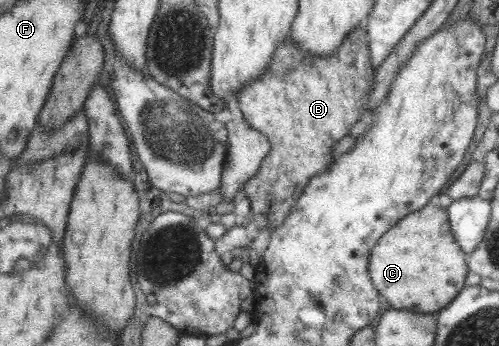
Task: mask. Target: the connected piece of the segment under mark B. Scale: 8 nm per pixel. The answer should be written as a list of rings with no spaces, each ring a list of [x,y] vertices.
[[[363,20],[360,25],[358,25],[353,31],[346,34],[346,38],[342,41],[342,44],[337,48],[335,53],[328,55],[327,57],[316,57],[316,55],[311,55],[306,53],[306,51],[301,51],[290,39],[287,39],[282,45],[275,49],[274,54],[272,55],[271,61],[265,68],[263,76],[254,79],[253,81],[248,81],[239,91],[236,96],[236,101],[238,107],[242,113],[242,119],[247,122],[247,125],[262,133],[270,143],[270,150],[265,154],[265,157],[262,159],[262,163],[257,170],[257,173],[244,185],[242,190],[245,193],[245,197],[249,200],[250,207],[250,219],[254,219],[258,227],[263,228],[263,226],[270,227],[273,230],[275,227],[279,227],[289,210],[293,207],[297,198],[301,195],[302,189],[307,185],[307,182],[314,175],[319,175],[323,173],[330,164],[335,160],[334,155],[332,154],[332,147],[342,138],[348,135],[349,128],[361,118],[364,117],[365,113],[369,113],[371,110],[367,103],[368,93],[371,91],[371,88],[374,86],[374,67],[370,65],[370,53],[368,50],[368,39],[366,34],[366,20]]]

